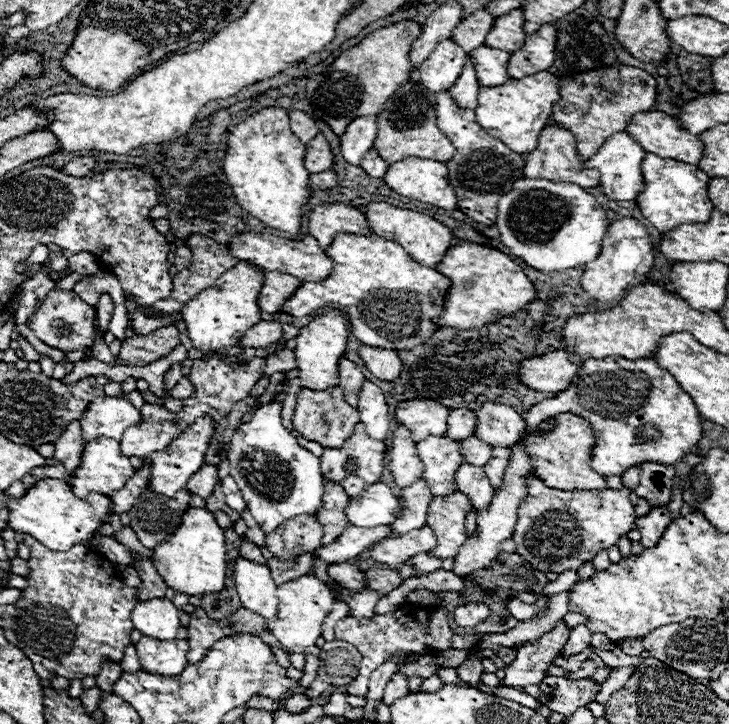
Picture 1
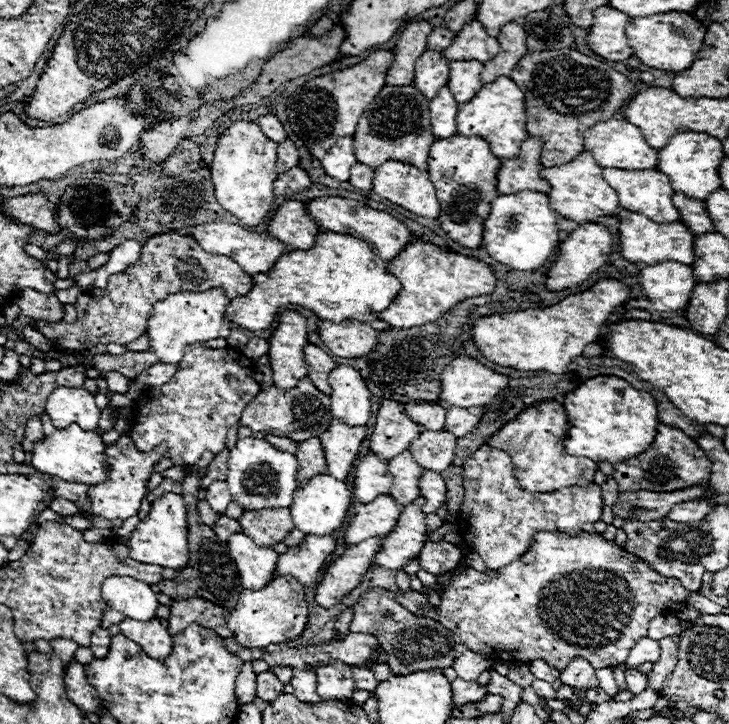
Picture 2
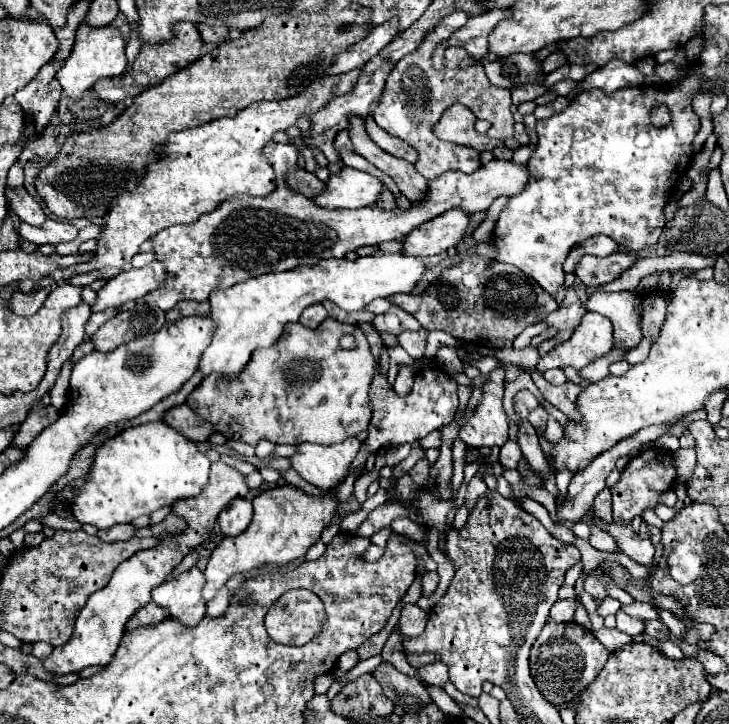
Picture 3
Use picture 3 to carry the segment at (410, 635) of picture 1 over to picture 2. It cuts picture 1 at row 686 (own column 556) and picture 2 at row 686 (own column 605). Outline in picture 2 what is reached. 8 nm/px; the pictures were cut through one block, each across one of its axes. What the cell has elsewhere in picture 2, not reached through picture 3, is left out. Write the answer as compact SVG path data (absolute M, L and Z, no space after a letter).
M328 662L316 668L316 692L322 702L338 702L338 700L350 700L356 692L354 688L354 664L342 664L342 662Z

